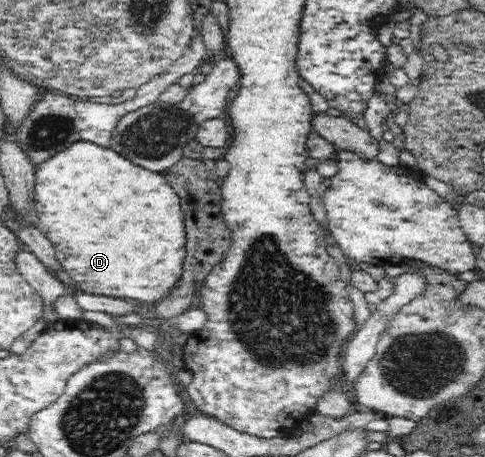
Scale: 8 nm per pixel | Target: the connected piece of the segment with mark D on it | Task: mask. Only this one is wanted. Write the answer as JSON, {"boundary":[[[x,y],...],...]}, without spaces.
{"boundary":[[[79,141],[39,163],[35,175],[34,198],[38,228],[55,245],[59,241],[57,259],[79,288],[92,294],[127,297],[148,304],[167,297],[183,273],[181,265],[186,255],[183,223],[179,223],[183,219],[180,197],[172,187],[165,187],[162,172],[149,173],[149,170],[133,165],[125,156],[117,155],[110,147]]]}

